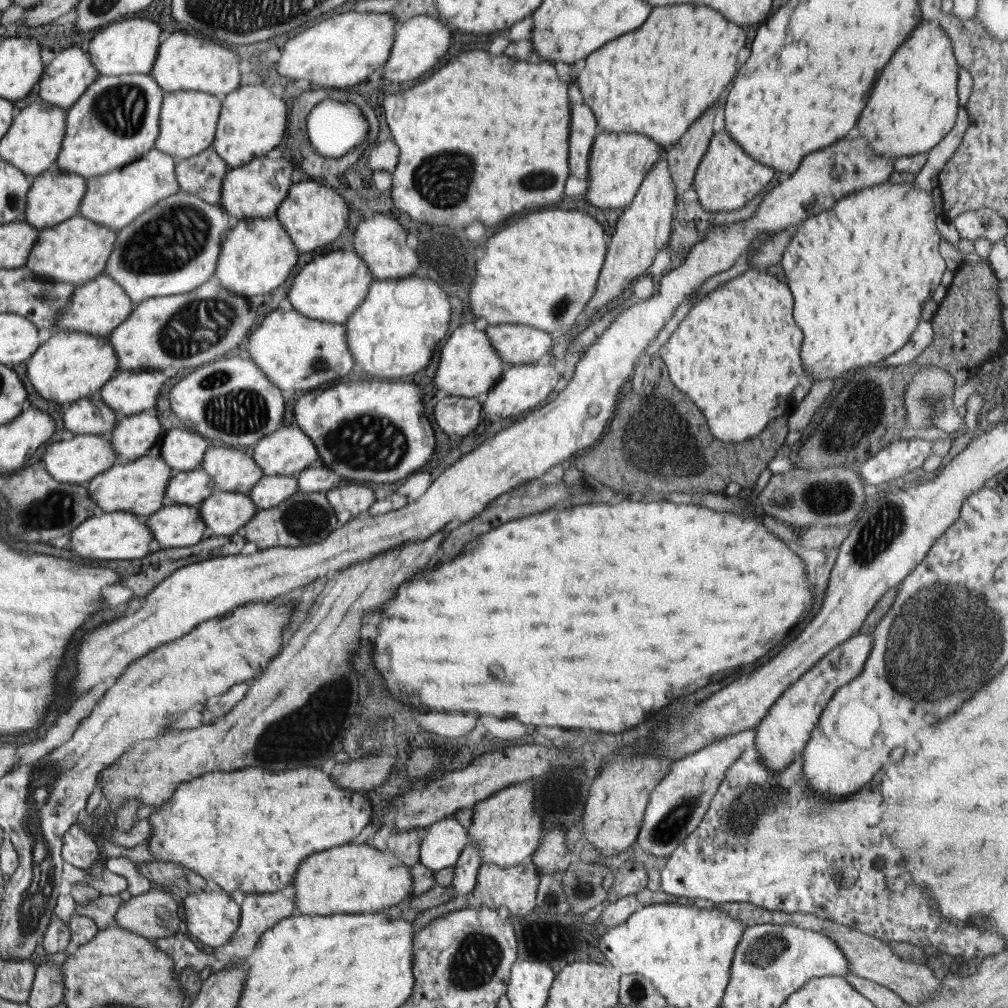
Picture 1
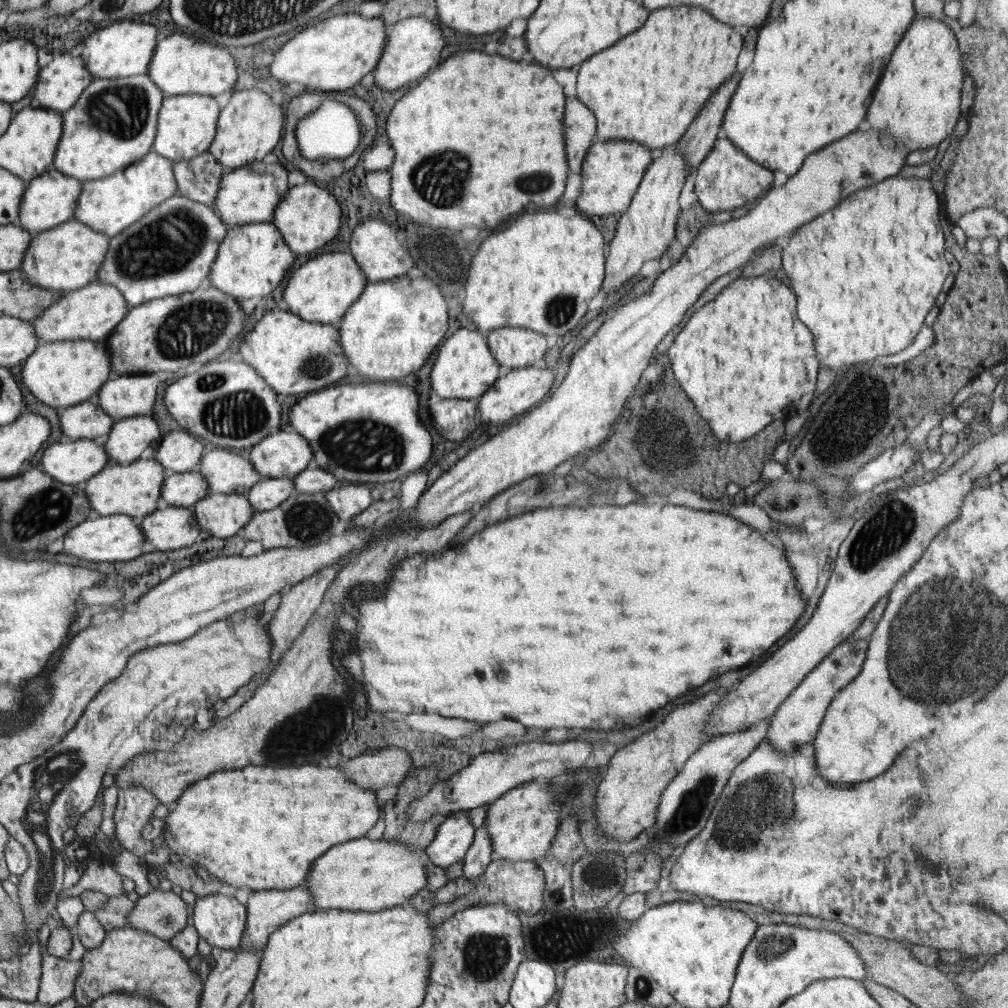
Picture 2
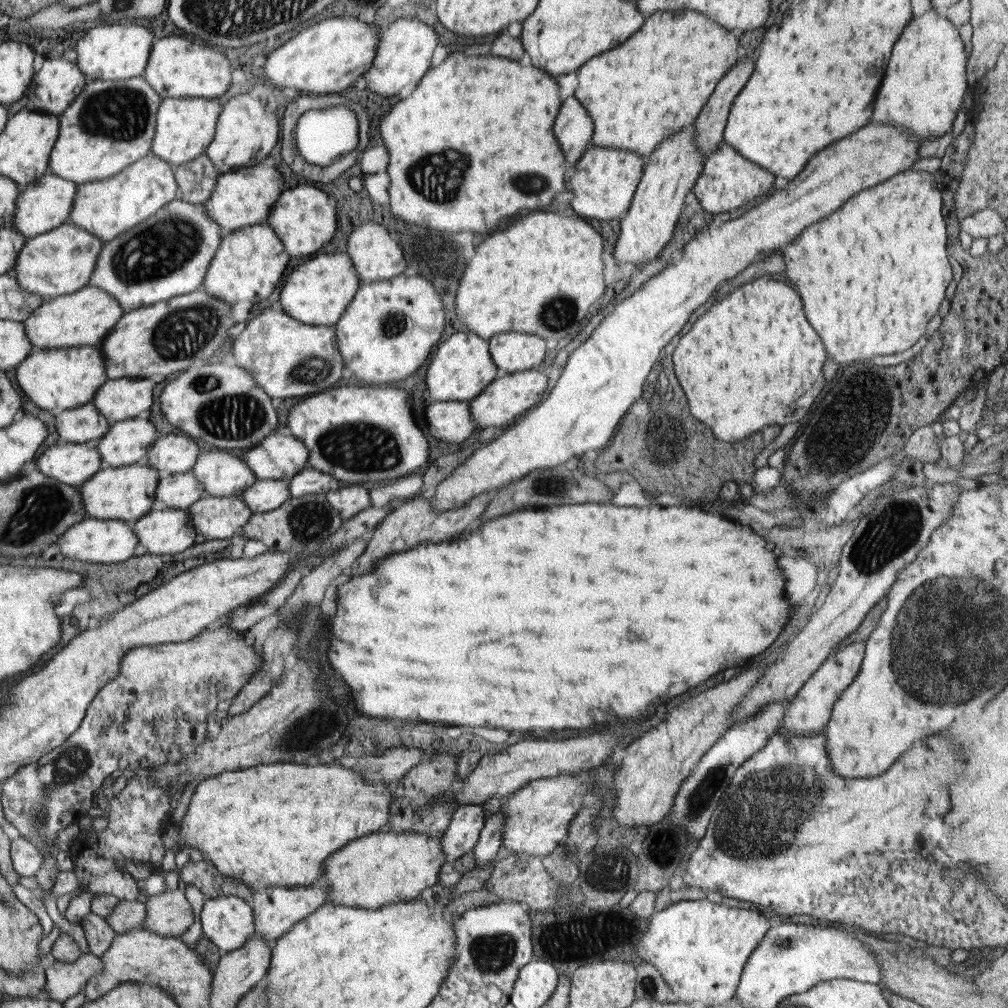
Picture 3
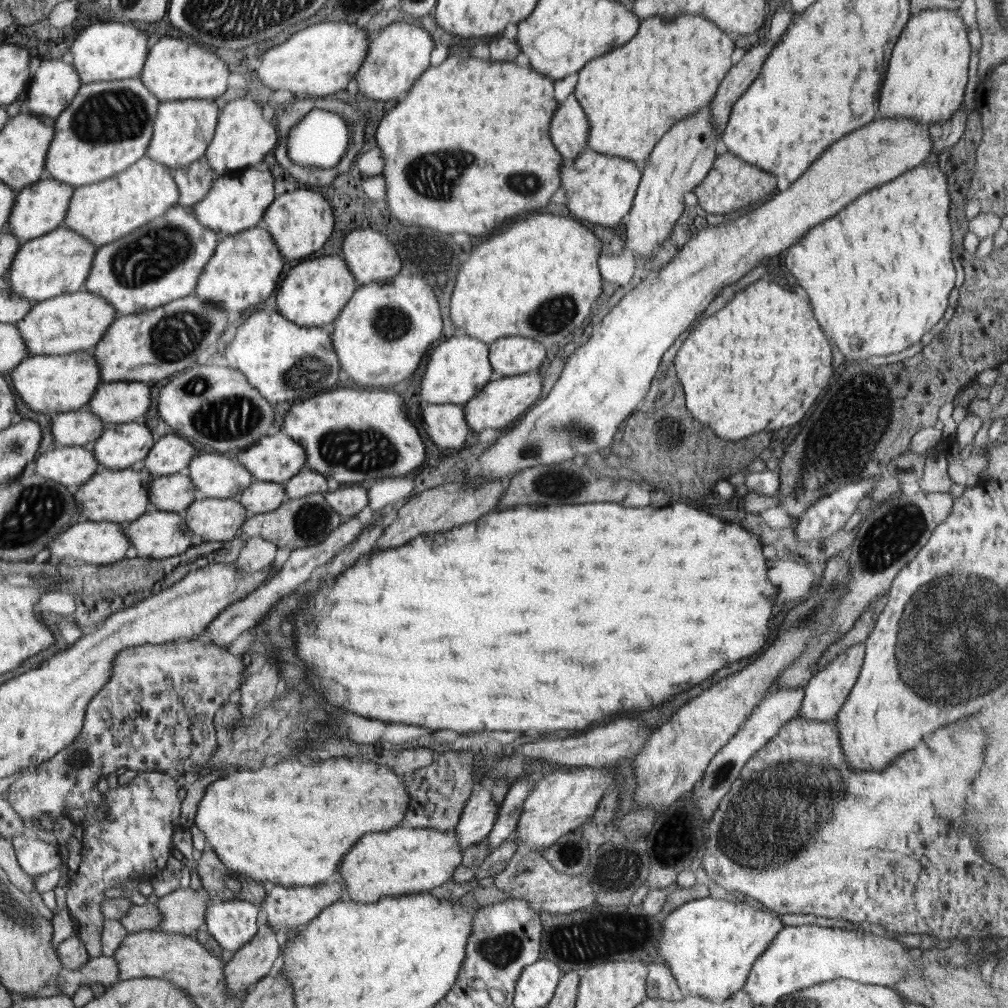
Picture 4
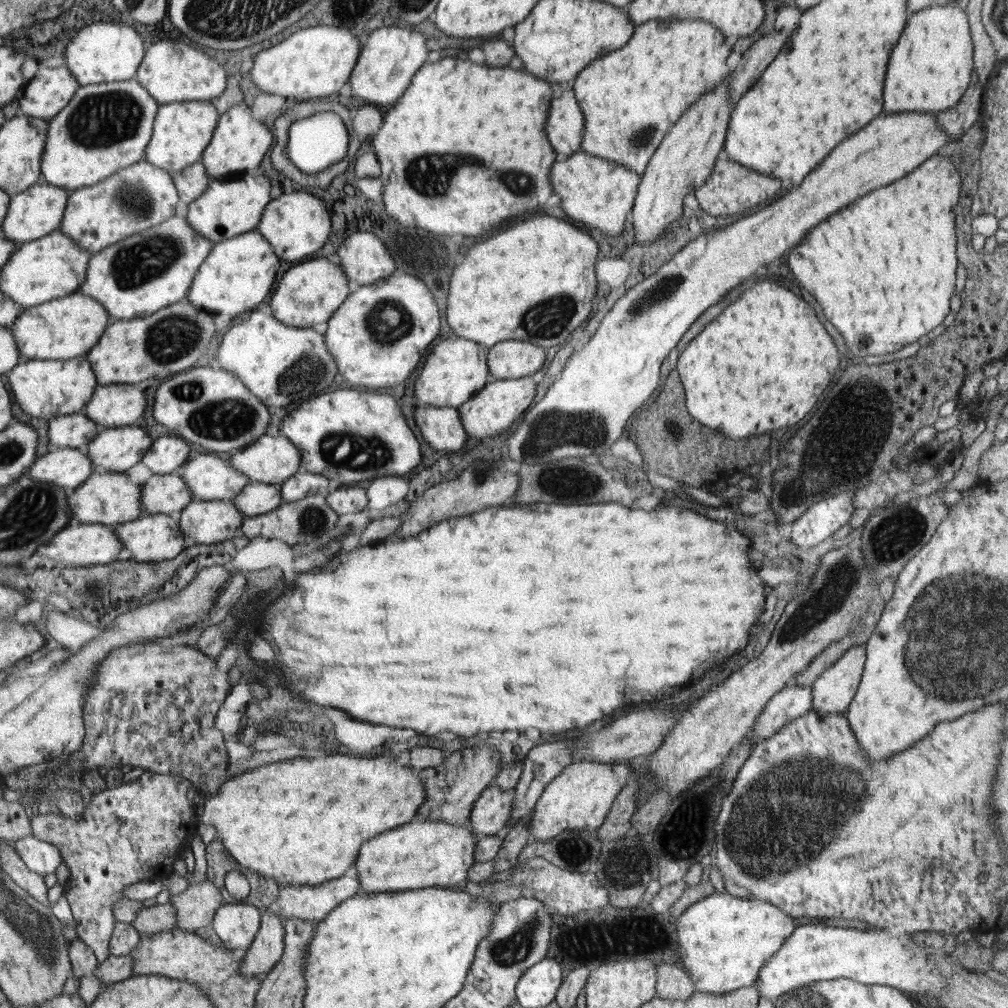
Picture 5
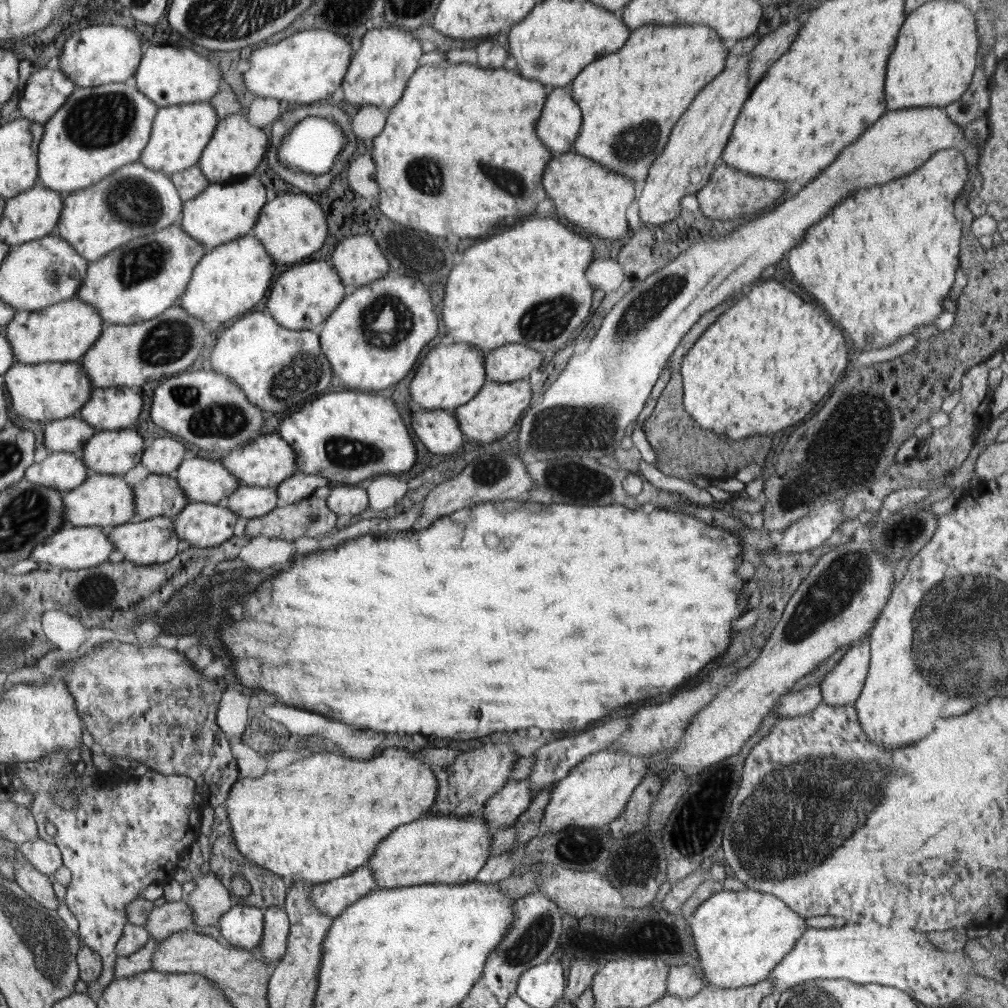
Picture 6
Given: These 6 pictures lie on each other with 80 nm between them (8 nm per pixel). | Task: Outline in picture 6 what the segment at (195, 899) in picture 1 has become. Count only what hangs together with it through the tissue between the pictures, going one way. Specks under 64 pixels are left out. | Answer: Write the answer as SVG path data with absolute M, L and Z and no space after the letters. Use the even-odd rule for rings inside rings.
M234 904L215 928L219 928L218 936L230 945L256 950L265 934L265 914L260 908Z

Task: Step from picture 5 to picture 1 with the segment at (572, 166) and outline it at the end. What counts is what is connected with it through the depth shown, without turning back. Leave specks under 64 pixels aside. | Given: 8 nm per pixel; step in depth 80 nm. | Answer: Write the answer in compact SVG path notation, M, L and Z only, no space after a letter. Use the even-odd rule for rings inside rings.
M605 132L598 134L593 142L587 181L588 192L583 200L584 204L592 205L596 209L623 210L636 197L646 173L661 159L664 148L656 144L651 138L634 132Z

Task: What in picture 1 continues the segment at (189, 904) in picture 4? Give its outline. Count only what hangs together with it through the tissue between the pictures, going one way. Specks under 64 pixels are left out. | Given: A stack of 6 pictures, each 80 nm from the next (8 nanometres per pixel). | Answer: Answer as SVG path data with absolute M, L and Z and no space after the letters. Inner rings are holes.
M152 887L148 892L133 896L126 901L118 910L115 916L115 924L130 932L150 939L170 937L180 932L178 926L182 924L178 910L181 904L174 899L170 892Z

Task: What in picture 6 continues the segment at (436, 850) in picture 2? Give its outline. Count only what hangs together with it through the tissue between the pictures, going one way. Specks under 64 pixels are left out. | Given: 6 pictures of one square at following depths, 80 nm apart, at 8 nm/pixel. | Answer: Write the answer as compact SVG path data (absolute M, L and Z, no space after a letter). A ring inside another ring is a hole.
M528 779L510 780L502 790L484 803L480 816L494 830L512 826L523 812L528 811L530 799L531 782Z

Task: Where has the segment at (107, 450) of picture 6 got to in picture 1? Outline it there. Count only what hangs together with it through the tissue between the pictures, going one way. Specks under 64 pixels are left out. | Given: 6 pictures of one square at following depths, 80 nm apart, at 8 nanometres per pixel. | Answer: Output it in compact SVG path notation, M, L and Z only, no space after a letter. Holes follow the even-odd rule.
M146 412L121 418L124 420L118 420L109 439L116 449L117 464L126 464L144 456L160 440L162 424Z

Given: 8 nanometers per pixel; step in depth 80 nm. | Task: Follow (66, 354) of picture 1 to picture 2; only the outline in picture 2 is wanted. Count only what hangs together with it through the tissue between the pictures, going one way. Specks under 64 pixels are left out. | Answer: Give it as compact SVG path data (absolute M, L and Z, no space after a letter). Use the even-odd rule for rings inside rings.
M57 340L42 343L41 347L22 364L24 386L44 404L52 408L68 408L94 399L97 392L110 378L112 355L105 341Z

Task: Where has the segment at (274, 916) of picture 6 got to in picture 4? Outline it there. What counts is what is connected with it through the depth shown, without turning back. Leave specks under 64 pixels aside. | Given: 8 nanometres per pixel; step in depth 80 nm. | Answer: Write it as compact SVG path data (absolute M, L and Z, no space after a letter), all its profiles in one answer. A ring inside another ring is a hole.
M263 921L258 936L253 936L250 943L231 954L225 964L227 993L235 995L252 988L260 979L264 979L272 970L276 958L280 956L282 943L277 940L277 933Z

